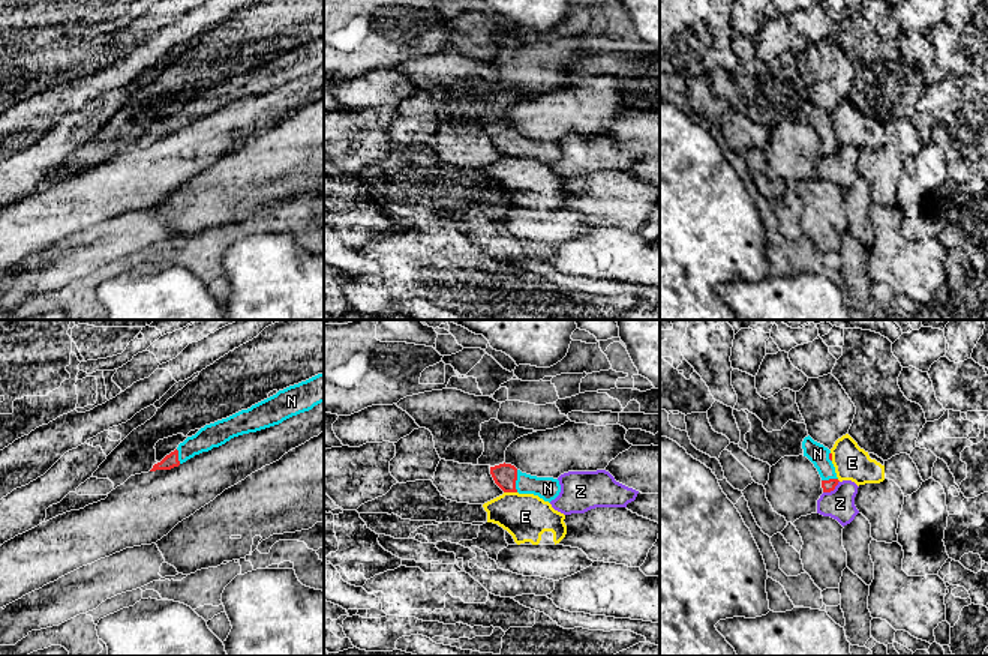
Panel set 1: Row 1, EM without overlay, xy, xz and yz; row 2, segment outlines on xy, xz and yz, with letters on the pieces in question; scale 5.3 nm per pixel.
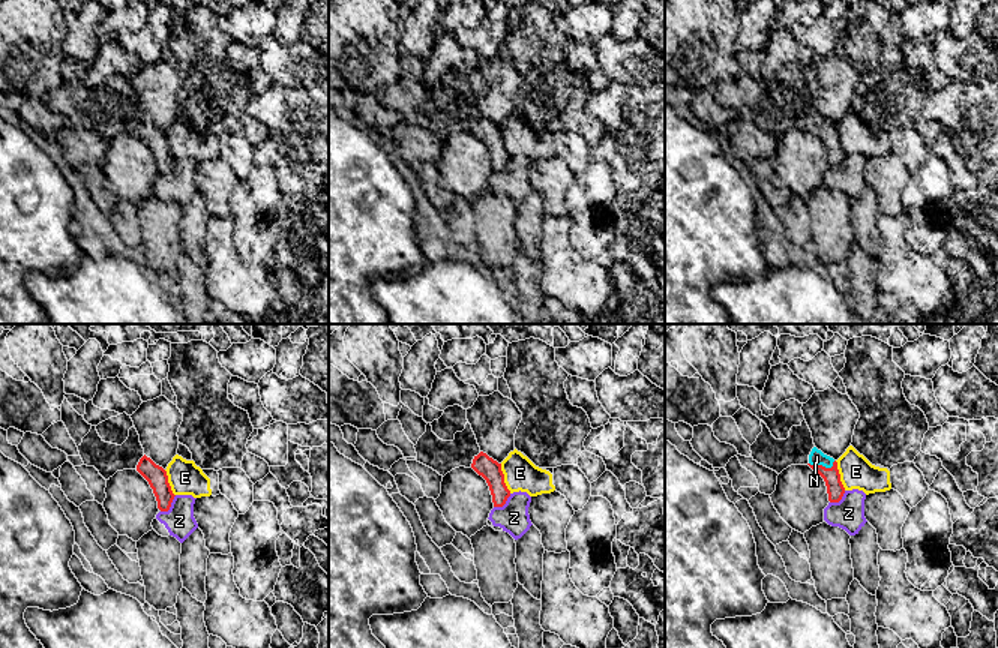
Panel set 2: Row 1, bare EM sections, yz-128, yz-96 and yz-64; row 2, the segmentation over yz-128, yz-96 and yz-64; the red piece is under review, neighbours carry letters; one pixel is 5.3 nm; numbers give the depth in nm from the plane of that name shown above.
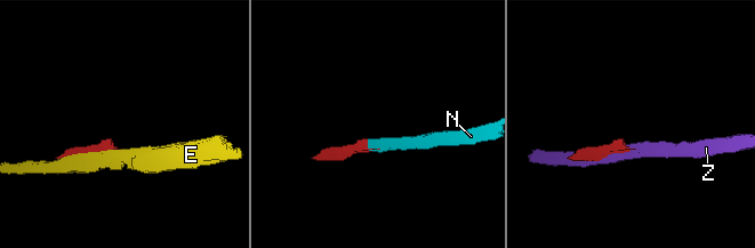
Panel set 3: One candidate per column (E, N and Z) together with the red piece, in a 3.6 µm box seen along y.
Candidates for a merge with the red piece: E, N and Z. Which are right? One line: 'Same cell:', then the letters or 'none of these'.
Same cell: N

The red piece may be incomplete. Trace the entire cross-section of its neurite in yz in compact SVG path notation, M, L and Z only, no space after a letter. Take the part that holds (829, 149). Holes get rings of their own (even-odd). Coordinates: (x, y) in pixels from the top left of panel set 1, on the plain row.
M810 99L802 105L804 120L807 120L817 132L822 141L823 156L831 156L838 149L832 117L823 108L814 105Z

